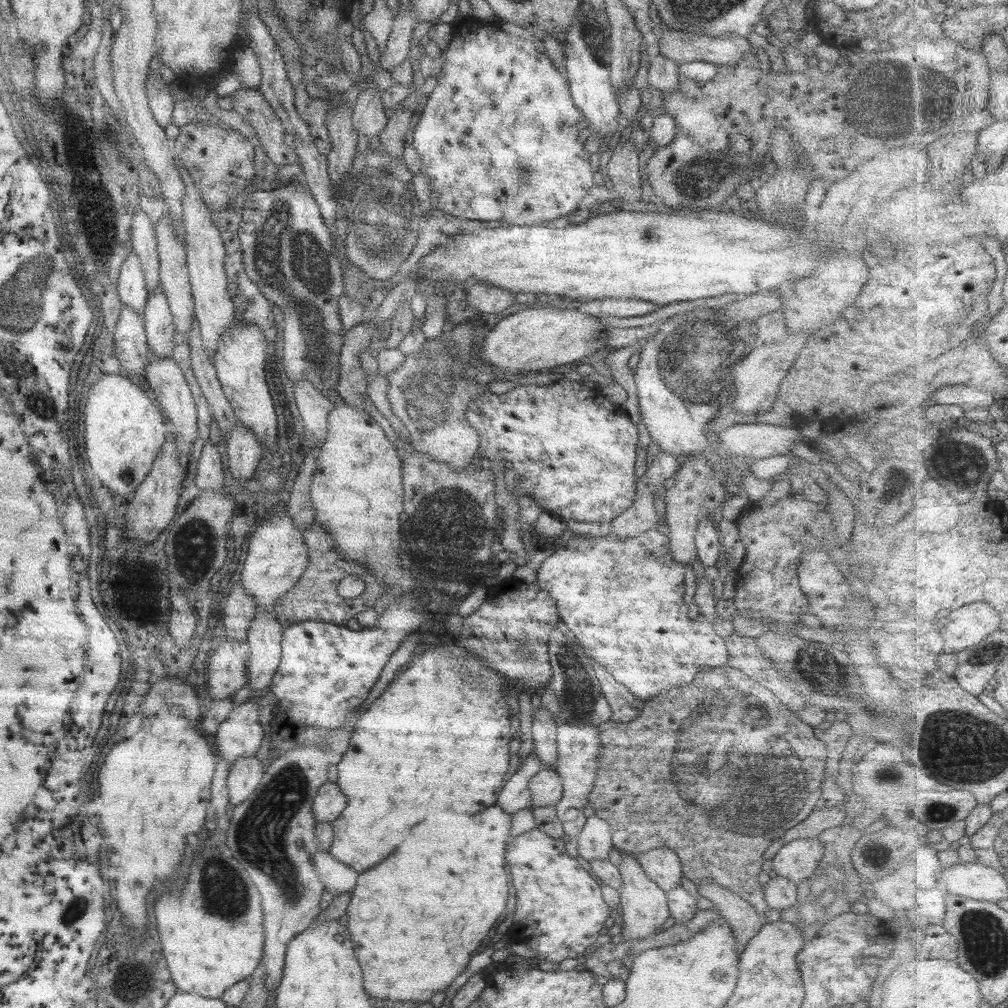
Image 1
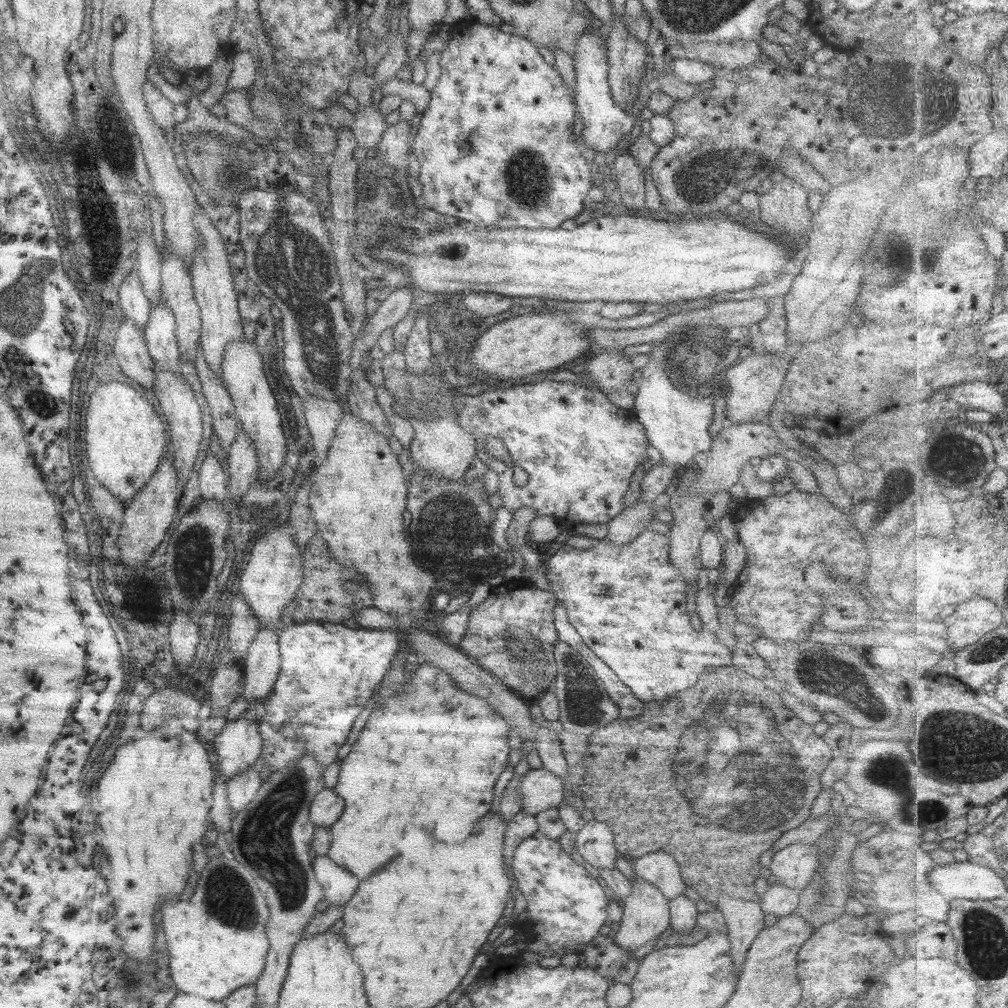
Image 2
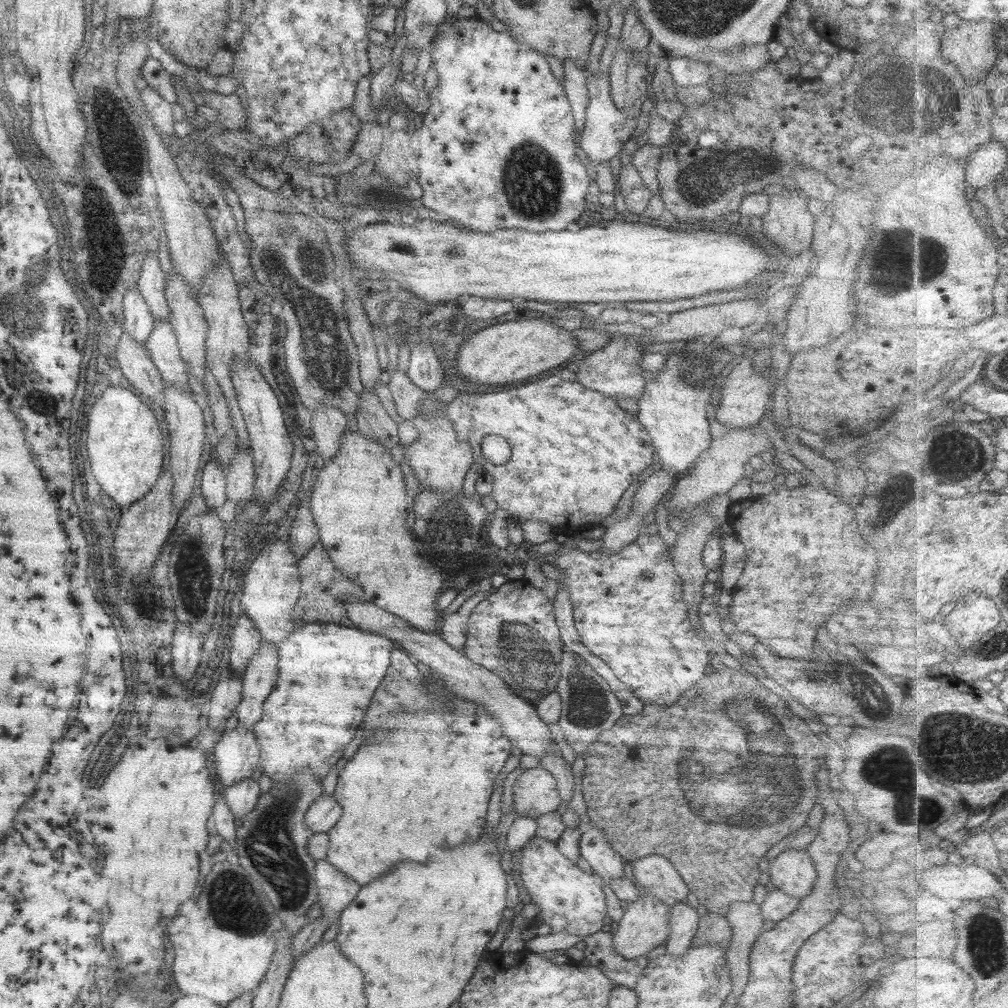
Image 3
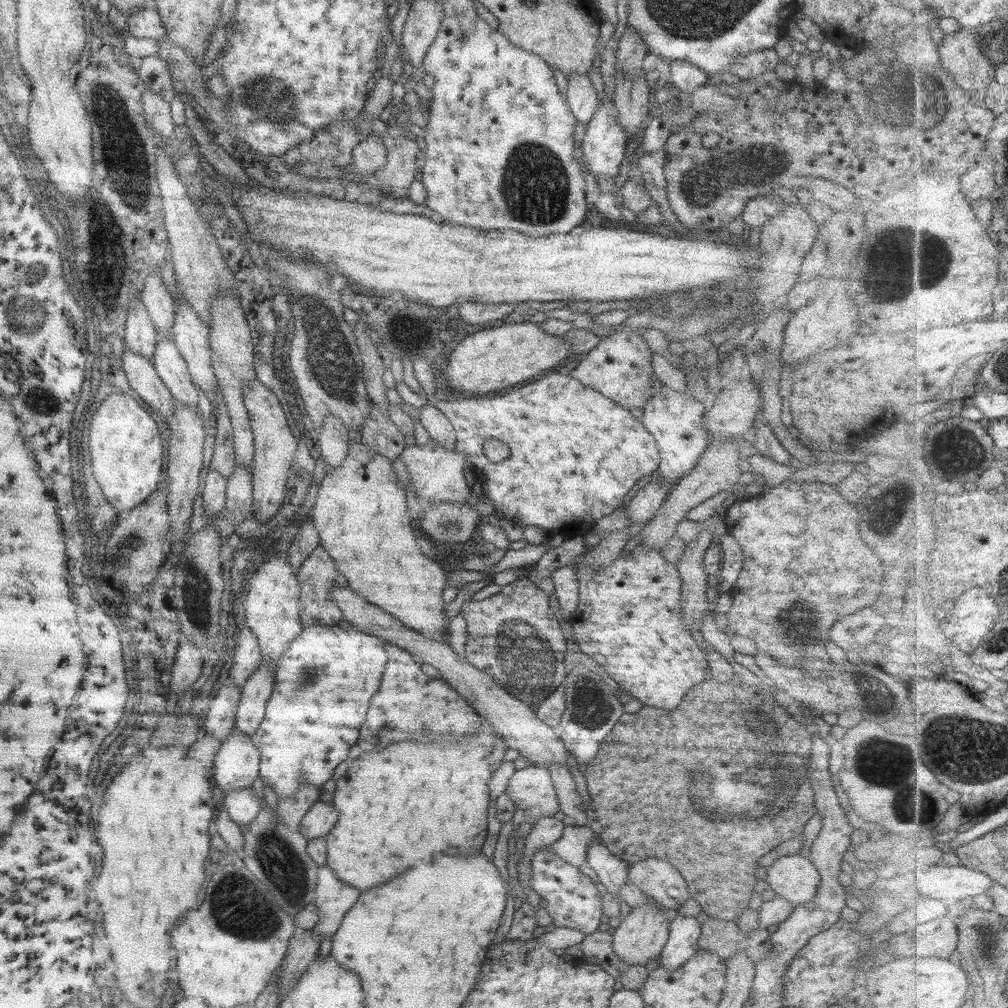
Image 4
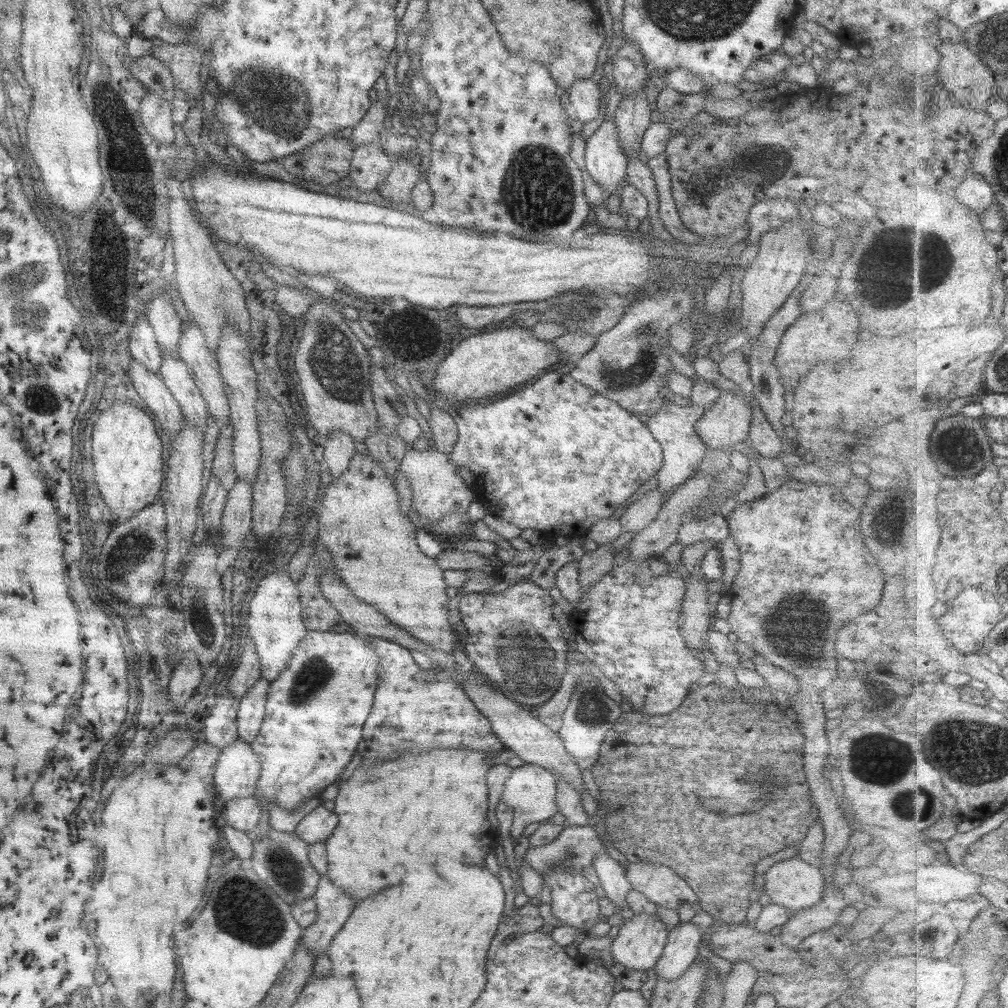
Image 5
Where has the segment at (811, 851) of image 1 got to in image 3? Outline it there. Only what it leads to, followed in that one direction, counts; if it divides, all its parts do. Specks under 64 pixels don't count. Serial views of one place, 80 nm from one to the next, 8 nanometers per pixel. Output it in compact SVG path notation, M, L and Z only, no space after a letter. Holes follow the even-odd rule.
M787 849L768 861L767 876L773 888L800 899L811 892L816 870L803 849Z

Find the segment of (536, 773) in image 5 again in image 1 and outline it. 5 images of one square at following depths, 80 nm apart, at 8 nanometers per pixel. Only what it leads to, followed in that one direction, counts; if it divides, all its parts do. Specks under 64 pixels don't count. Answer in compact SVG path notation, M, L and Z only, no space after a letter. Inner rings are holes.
M542 768L532 778L529 778L527 791L531 796L528 807L531 810L554 806L561 799L562 787L555 771Z

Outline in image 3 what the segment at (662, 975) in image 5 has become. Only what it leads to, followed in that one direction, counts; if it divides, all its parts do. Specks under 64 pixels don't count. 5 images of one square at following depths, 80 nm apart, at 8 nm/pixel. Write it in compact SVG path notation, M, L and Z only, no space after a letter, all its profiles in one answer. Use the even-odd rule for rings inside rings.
M684 902L675 903L670 908L668 937L665 941L665 952L670 956L683 956L690 947L698 927L699 916L696 910Z

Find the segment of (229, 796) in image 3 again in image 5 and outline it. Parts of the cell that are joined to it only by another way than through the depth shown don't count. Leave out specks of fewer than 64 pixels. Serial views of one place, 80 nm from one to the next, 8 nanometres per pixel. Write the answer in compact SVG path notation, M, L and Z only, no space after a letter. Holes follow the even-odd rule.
M253 797L234 798L223 806L225 823L234 830L253 835L260 818L258 801Z

